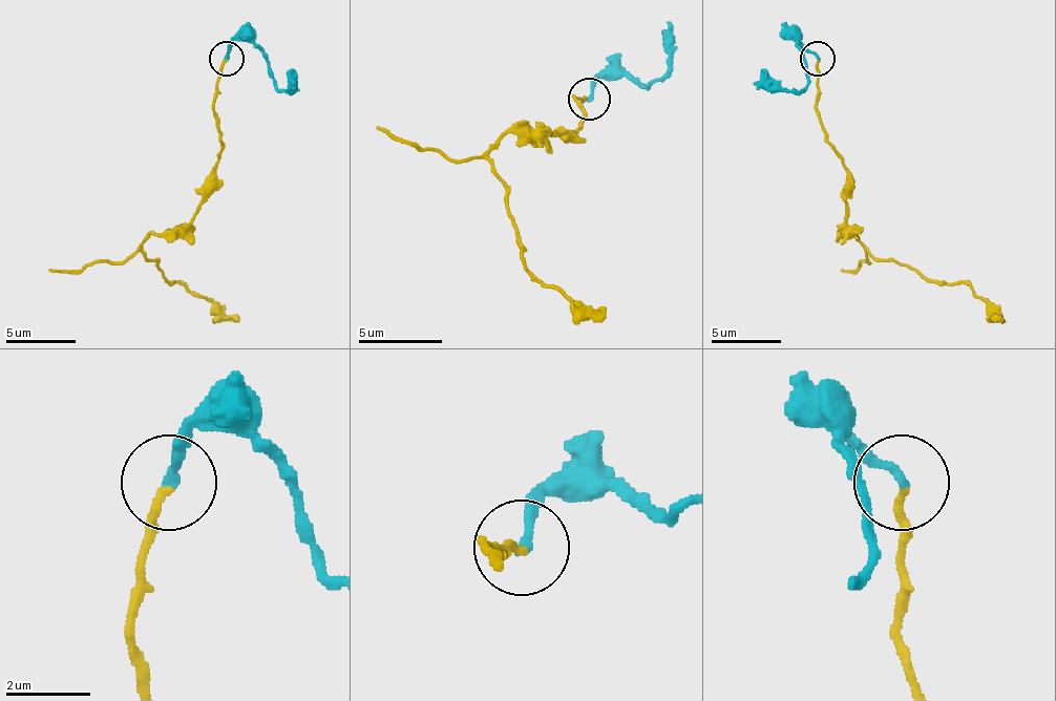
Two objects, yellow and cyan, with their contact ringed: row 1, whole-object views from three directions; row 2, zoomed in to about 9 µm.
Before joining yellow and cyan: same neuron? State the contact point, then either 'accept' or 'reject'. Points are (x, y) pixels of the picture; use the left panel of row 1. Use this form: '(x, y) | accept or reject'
(226, 58) | accept

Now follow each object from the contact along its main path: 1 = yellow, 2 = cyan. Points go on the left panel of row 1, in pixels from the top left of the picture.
1: (225, 59), (214, 118), (222, 156), (211, 173), (211, 194), (187, 222), (142, 247), (169, 281), (239, 319)
2: (225, 59), (235, 42), (250, 42), (267, 59), (274, 83), (288, 90), (295, 83)

